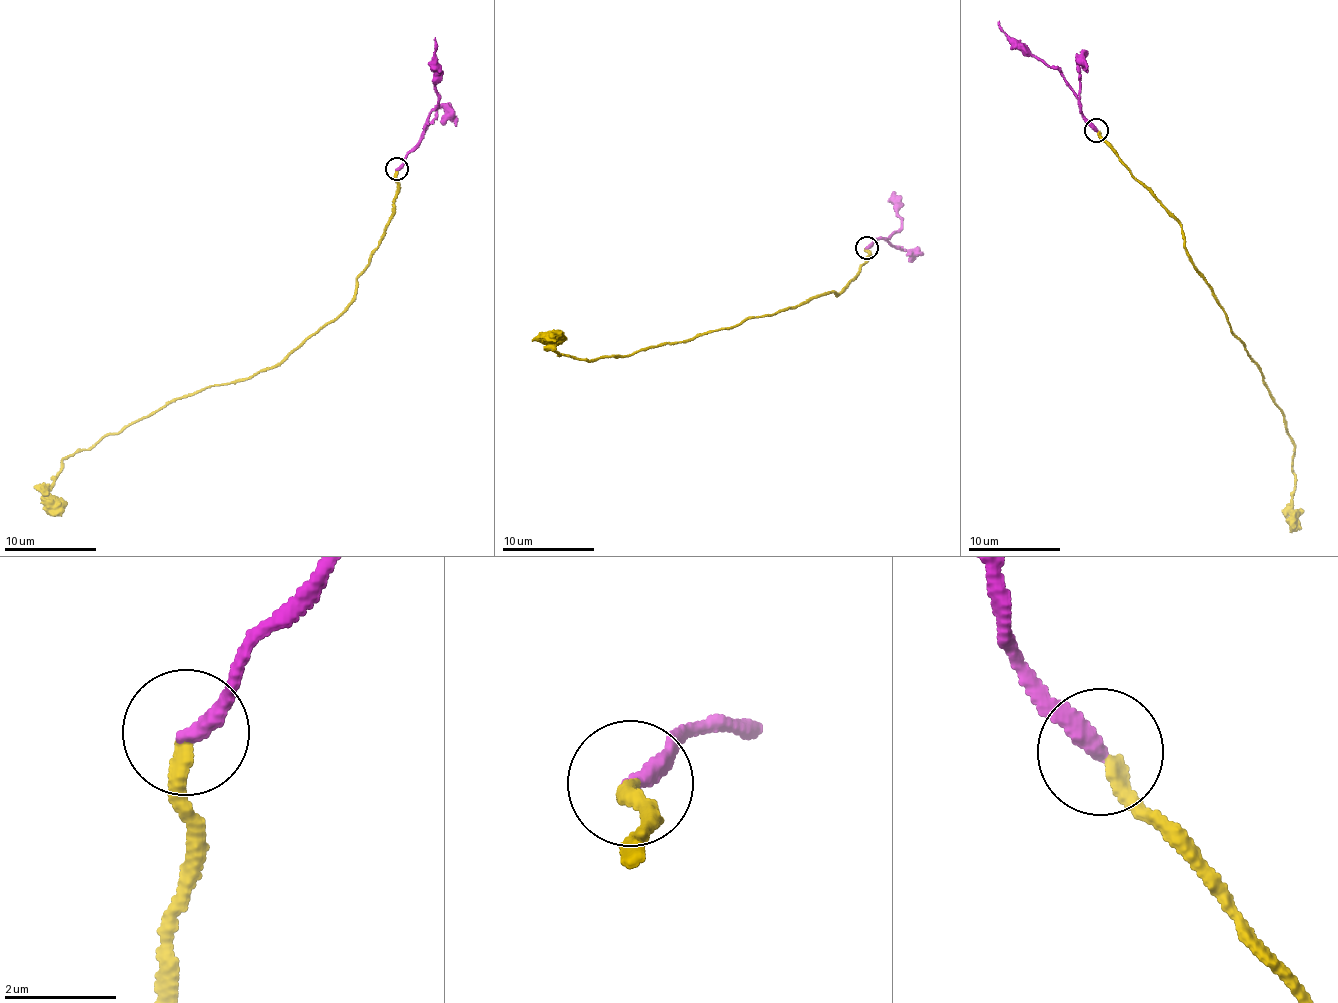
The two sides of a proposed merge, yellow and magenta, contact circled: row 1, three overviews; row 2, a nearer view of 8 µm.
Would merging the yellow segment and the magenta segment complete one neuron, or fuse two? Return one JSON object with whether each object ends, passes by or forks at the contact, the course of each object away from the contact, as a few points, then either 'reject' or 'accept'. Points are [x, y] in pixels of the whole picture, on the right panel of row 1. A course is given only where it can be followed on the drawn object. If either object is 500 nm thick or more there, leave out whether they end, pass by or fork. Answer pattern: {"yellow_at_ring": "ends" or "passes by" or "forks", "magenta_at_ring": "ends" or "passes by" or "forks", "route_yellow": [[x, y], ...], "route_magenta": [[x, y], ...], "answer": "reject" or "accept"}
{"yellow_at_ring": "ends", "magenta_at_ring": "ends", "route_yellow": [[1098, 130], [1098, 137], [1181, 227], [1191, 261], [1283, 415], [1295, 444], [1293, 529]], "route_magenta": [[1095, 130], [1080, 110], [1078, 97], [1056, 69], [1049, 68], [1024, 49], [1001, 28], [998, 20]], "answer": "reject"}

